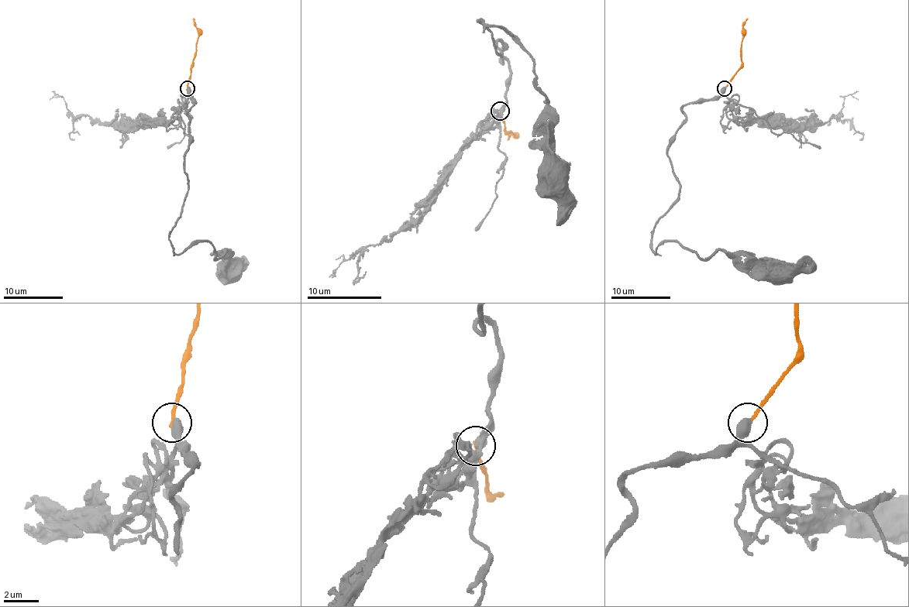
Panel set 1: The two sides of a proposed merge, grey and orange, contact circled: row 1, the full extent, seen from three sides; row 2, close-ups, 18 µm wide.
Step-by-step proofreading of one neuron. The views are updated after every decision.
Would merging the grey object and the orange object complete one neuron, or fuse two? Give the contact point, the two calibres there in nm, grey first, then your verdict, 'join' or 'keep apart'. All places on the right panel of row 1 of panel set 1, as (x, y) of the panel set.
(724, 88) | 600/180 nm | keep apart

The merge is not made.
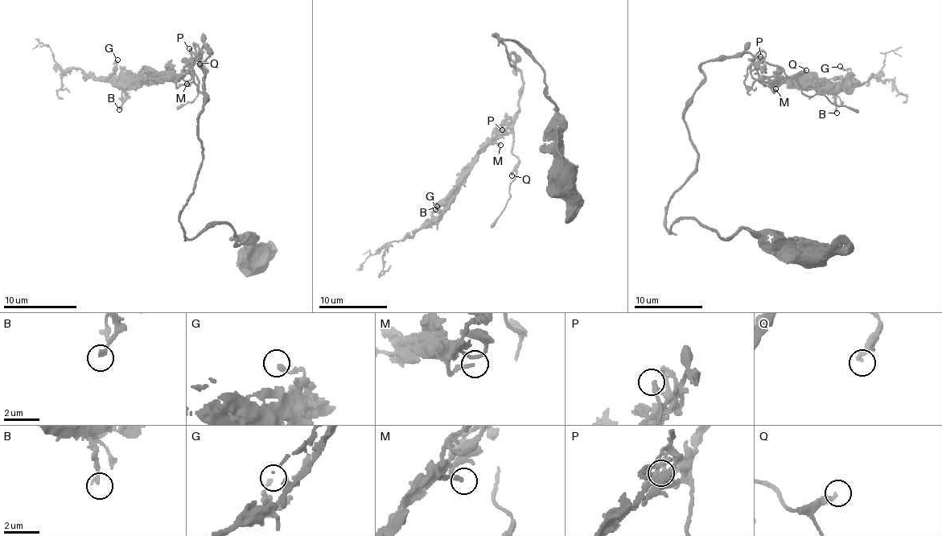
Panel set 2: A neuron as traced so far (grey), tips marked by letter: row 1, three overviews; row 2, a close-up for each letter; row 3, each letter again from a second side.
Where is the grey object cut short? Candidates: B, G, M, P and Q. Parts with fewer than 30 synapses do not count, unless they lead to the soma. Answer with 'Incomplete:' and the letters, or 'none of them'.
Incomplete: Q

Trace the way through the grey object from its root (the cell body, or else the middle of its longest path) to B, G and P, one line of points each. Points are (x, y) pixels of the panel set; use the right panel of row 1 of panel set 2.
B: (814, 252), (690, 218), (670, 233), (666, 204), (697, 163), (683, 114), (704, 63), (751, 52), (837, 113)
G: (814, 252), (690, 218), (670, 233), (666, 204), (697, 163), (683, 114), (704, 63), (840, 66)
P: (814, 252), (690, 218), (666, 230), (697, 163), (683, 114), (701, 66), (760, 56)

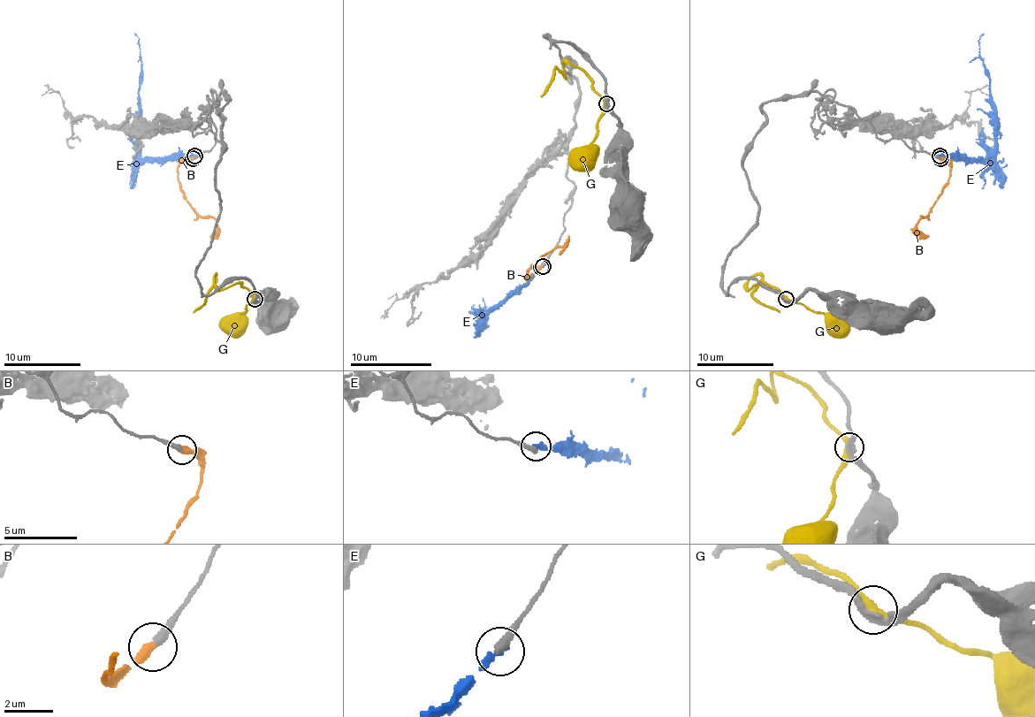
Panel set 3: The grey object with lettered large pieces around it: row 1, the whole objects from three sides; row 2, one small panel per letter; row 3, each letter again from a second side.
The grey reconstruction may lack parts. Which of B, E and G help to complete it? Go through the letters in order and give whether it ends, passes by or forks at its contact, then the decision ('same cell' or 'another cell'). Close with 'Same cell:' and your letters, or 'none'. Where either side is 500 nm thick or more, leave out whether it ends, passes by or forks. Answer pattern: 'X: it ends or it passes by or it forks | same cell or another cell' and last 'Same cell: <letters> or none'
B: it ends | same cell
E: it ends | another cell
G: it passes by | another cell
Same cell: B

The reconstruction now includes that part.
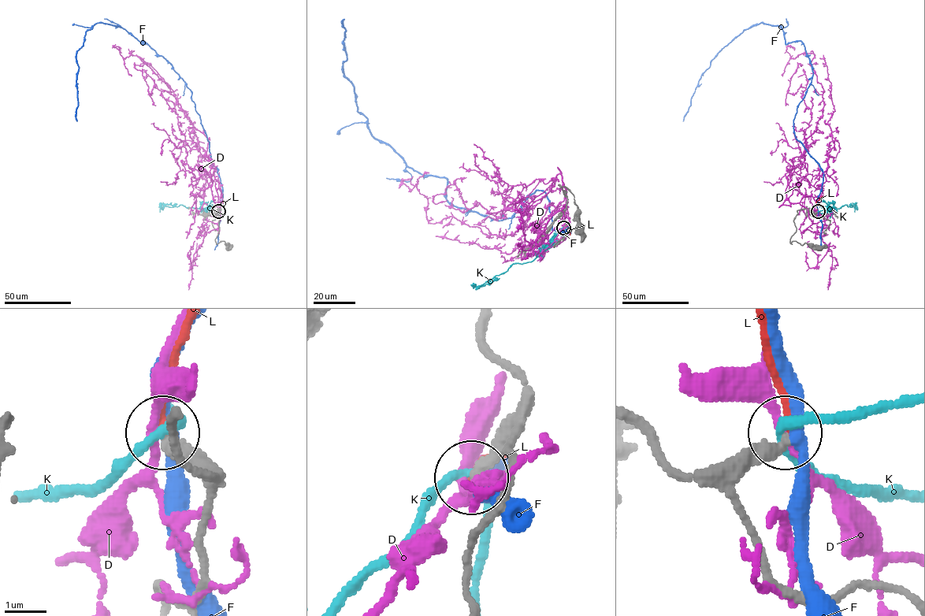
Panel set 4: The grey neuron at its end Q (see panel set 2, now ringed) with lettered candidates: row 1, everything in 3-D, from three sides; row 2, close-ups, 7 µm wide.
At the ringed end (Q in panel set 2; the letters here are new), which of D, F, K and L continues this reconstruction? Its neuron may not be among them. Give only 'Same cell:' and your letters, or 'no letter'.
Same cell: L

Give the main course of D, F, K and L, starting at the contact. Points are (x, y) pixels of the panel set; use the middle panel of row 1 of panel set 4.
D: (563, 227), (563, 182), (559, 209), (504, 238), (451, 217), (430, 223), (427, 198), (403, 179), (408, 191)
F: (563, 228), (552, 228), (543, 191), (502, 220), (455, 206), (445, 178), (374, 137), (343, 74), (344, 18)
K: (563, 227), (533, 260), (514, 263), (506, 271), (483, 283), (472, 284)
L: (563, 227), (570, 225), (570, 235)

